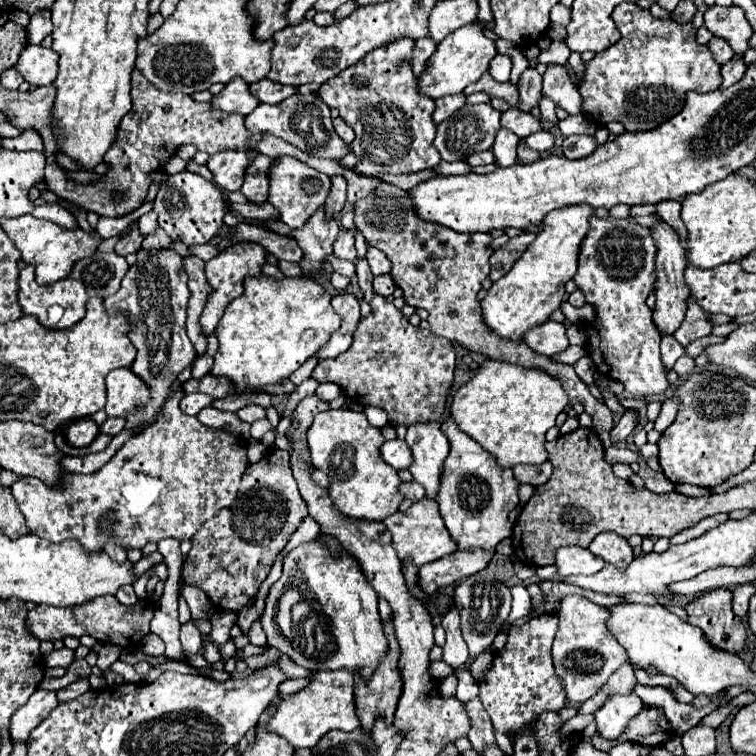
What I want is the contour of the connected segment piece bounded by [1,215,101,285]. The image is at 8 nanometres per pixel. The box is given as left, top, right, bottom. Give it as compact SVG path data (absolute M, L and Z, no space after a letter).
M33 215L3 219L1 227L11 237L11 241L17 245L17 249L23 253L23 261L37 267L39 285L51 285L59 281L61 277L67 277L73 269L73 263L87 255L93 255L101 243L101 237L97 233L87 233L81 227L67 229L63 225L57 225L47 219L37 219Z

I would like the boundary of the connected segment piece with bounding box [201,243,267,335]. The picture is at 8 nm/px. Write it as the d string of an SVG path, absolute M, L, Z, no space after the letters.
M235 243L227 249L223 249L221 255L217 255L215 259L207 261L205 265L205 275L207 275L207 281L213 285L215 293L211 293L207 305L205 305L205 311L201 315L201 325L203 325L203 333L213 333L219 319L223 317L225 313L225 307L229 305L229 301L233 301L235 297L241 295L243 291L243 277L247 275L261 275L261 265L265 263L265 249L259 245L259 243Z

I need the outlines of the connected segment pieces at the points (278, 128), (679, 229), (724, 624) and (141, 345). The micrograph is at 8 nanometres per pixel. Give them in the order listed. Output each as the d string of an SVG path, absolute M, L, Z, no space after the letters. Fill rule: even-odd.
M295 93L281 101L279 105L265 105L261 103L253 113L245 117L245 125L251 133L271 133L287 143L303 149L305 153L311 153L313 157L325 157L325 159L341 159L349 153L349 147L335 137L329 107L317 97L317 95L301 95Z
M661 201L661 203L657 205L657 215L659 215L661 219L665 219L665 221L675 229L675 233L677 233L679 239L681 239L683 249L687 251L687 249L689 249L689 247L687 247L687 227L685 227L685 223L681 221L681 201Z
M731 589L707 591L687 605L689 623L701 627L705 637L721 649L739 653L745 645L745 627L731 609Z
M139 249L137 261L129 267L123 277L121 289L105 299L105 309L113 313L125 313L131 321L129 339L137 349L137 357L131 365L131 371L147 385L151 393L151 401L143 405L143 409L125 415L125 429L131 433L139 433L155 421L163 401L169 397L171 385L177 375L187 369L197 353L185 335L185 319L187 319L187 301L191 291L187 287L187 271L183 269L181 255L173 249ZM139 279L141 279L141 299L139 299Z

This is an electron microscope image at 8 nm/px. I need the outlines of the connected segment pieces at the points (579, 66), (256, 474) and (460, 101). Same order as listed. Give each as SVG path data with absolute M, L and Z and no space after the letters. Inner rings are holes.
M571 53L571 57L569 57L569 65L573 67L573 71L575 71L575 75L577 75L577 81L575 81L575 85L581 85L581 75L583 75L583 67L585 67L585 63L583 63L583 59L581 59L581 55L579 53Z
M273 447L259 463L247 467L233 507L221 509L191 539L193 549L181 571L185 585L195 585L209 593L217 609L243 609L305 517L307 505L303 505L297 481L291 473L289 453Z
M457 93L451 97L439 97L435 101L435 111L433 111L433 123L439 125L447 117L451 117L455 111L459 111L465 105L465 93Z

